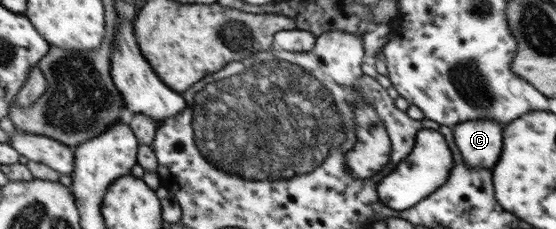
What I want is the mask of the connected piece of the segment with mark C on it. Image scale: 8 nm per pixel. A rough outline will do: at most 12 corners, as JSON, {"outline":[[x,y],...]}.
{"outline":[[491,120],[452,127],[456,150],[471,166],[491,168],[503,128]]}

